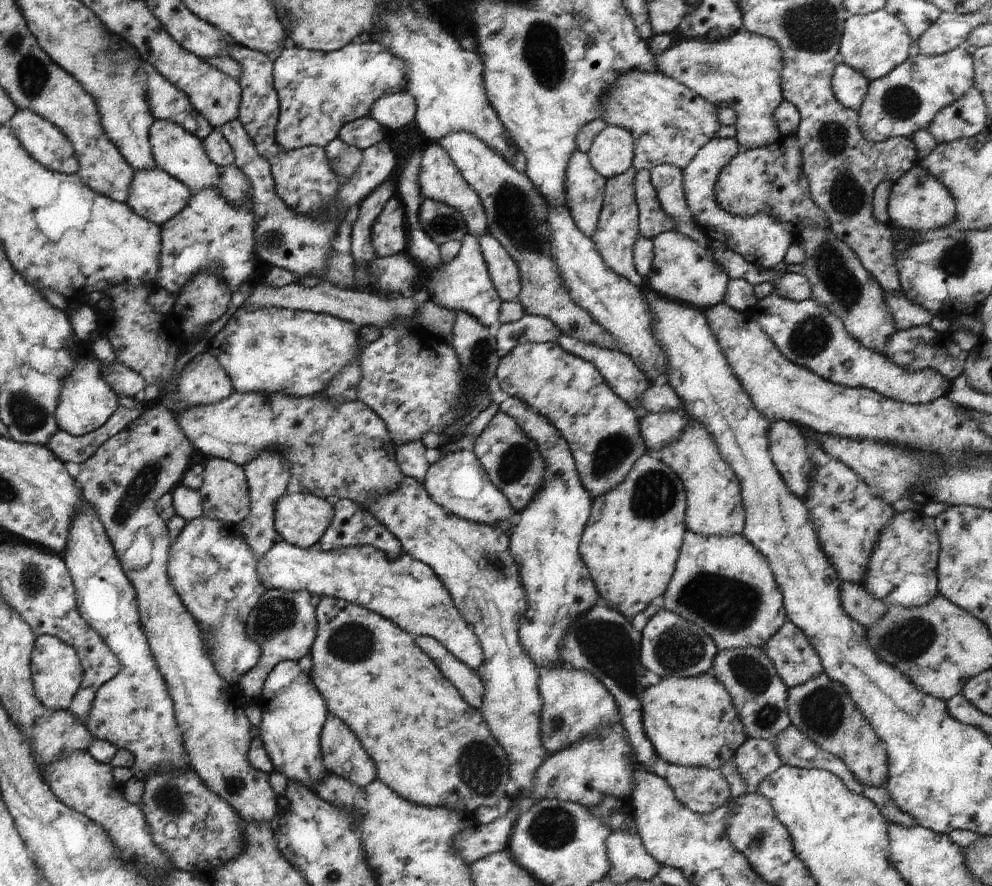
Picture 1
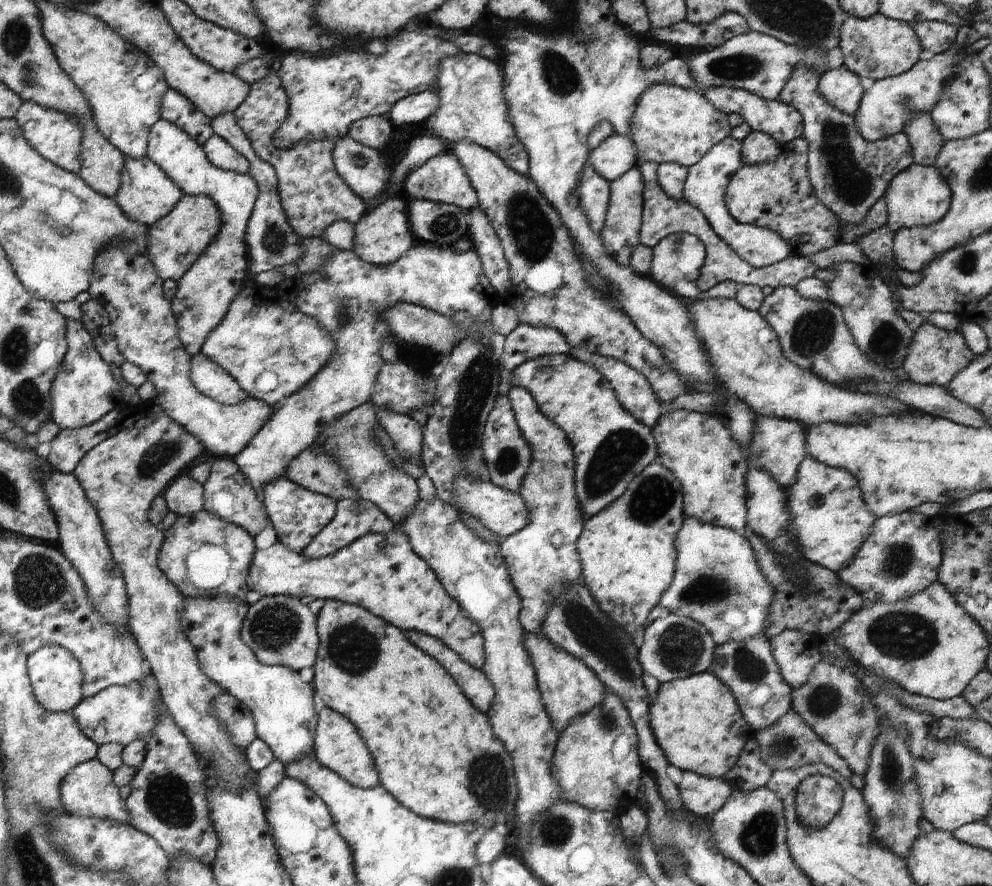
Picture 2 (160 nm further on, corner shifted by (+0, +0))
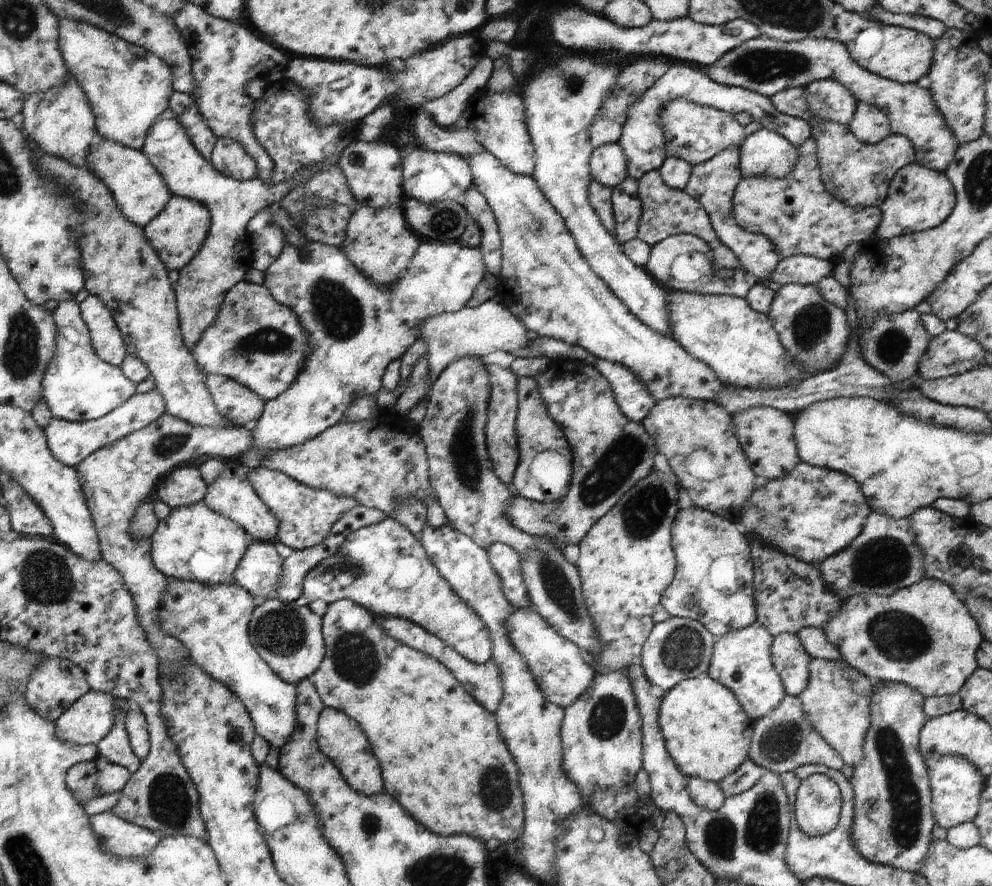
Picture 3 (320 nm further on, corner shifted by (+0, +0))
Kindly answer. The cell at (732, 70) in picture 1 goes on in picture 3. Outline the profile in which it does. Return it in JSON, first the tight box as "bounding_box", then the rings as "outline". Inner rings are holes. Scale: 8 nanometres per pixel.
{"bounding_box":[703,37,958,173],"outline":[[[766,37],[748,39],[703,69],[712,82],[742,87],[767,98],[784,89],[805,87],[818,79],[835,80],[844,88],[849,88],[858,102],[882,109],[889,120],[890,135],[905,136],[915,151],[915,163],[936,172],[943,173],[958,146],[933,105],[930,94],[927,94],[927,89],[920,88],[916,83],[899,84],[859,68],[849,58],[843,44],[836,40],[805,38],[780,42]]]}

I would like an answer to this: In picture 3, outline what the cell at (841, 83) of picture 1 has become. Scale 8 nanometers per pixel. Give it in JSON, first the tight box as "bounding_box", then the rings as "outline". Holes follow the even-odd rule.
{"bounding_box":[805,79,857,125],"outline":[[[818,79],[805,87],[805,102],[811,116],[847,125],[854,116],[857,100],[835,80]]]}

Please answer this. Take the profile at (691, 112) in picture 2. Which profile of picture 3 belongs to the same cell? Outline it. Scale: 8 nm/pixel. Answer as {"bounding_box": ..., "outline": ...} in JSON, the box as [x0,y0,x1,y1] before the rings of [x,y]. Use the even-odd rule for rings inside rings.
{"bounding_box":[659,98,746,166],"outline":[[[677,98],[661,106],[659,126],[663,132],[663,154],[675,157],[695,166],[707,162],[725,148],[738,148],[746,138],[742,127],[735,122],[731,114],[694,104],[689,100]]]}

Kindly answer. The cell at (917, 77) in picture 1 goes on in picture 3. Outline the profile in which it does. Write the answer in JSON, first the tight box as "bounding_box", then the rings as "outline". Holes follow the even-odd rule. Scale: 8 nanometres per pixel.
{"bounding_box":[846,102,889,144],"outline":[[[858,102],[851,121],[846,125],[851,134],[864,144],[877,144],[889,134],[889,120],[882,109]]]}

